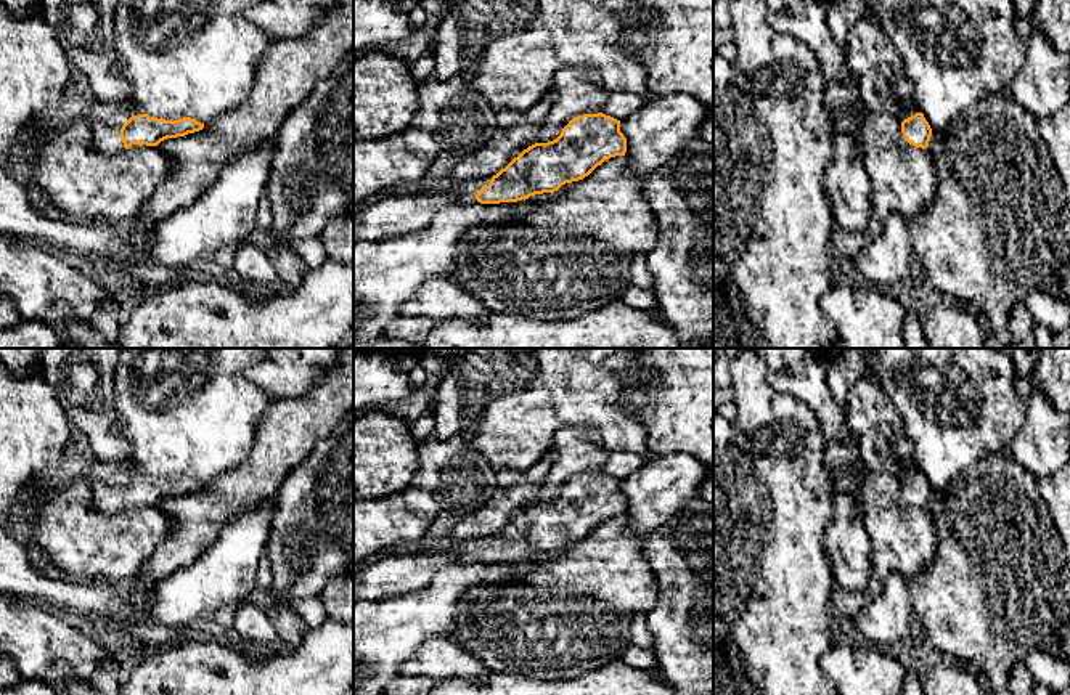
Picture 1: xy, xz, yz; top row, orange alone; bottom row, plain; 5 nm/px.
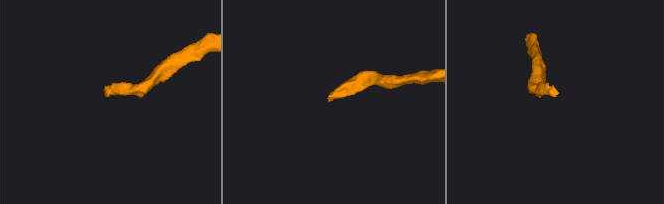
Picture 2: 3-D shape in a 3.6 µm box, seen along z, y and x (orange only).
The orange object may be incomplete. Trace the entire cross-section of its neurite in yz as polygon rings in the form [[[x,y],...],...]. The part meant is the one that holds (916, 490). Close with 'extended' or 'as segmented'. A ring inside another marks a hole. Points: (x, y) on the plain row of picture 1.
[[[913,462],[903,469],[900,482],[901,482],[901,494],[900,494],[901,507],[925,509],[929,506],[933,490],[930,488],[924,473],[919,472]]] | extended

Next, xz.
[[[602,472],[578,475],[569,480],[556,499],[529,506],[493,536],[456,541],[437,554],[402,552],[363,567],[353,575],[353,604],[424,589],[451,562],[517,562],[554,552],[625,512],[627,498],[620,491],[620,480]]] | extended

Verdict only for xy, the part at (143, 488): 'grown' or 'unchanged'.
grown

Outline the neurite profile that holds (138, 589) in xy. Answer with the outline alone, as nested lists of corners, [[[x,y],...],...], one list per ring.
[[[339,348],[336,369],[323,376],[304,396],[273,398],[257,424],[251,454],[235,470],[204,483],[199,491],[161,501],[157,507],[175,520],[175,528],[159,544],[140,576],[127,584],[137,607],[143,607],[146,594],[156,581],[193,563],[210,547],[227,523],[275,498],[284,478],[308,457],[313,446],[328,437],[352,408],[353,348]]]

